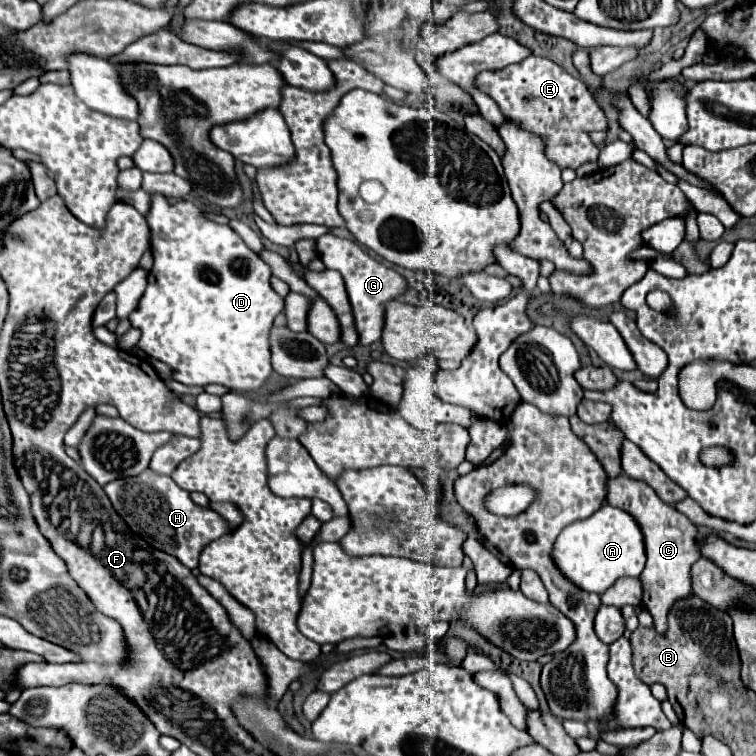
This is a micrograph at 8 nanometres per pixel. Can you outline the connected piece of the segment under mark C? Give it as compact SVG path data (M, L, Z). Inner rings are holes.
M622 475L618 479L608 479L606 501L612 507L620 507L628 513L634 513L638 525L642 525L642 529L644 529L642 533L646 539L648 561L640 575L640 581L644 587L642 605L650 611L656 631L660 635L664 635L668 631L666 615L672 609L672 605L676 601L688 599L692 595L690 569L702 557L700 543L698 543L698 529L686 515L676 511L676 507L670 507L664 501L660 501L660 497L654 493L654 489L650 489L648 485L642 485L640 481L634 481L626 475Z

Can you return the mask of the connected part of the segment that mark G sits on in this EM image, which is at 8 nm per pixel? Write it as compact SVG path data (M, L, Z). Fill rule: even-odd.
M324 233L322 237L318 237L316 251L328 269L336 269L344 277L346 291L348 291L352 311L354 311L354 319L356 319L356 327L358 327L358 335L360 335L360 343L370 345L370 343L378 341L382 335L382 329L384 329L386 303L406 291L406 287L408 287L406 279L400 273L396 273L394 269L372 259L354 241L338 237L334 233Z

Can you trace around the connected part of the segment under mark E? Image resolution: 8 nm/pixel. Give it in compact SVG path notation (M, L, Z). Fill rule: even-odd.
M530 55L522 63L478 73L474 87L496 101L504 119L516 121L522 129L542 137L546 157L560 169L578 169L584 163L598 161L600 149L590 141L588 133L606 131L608 119L586 85L558 63Z

